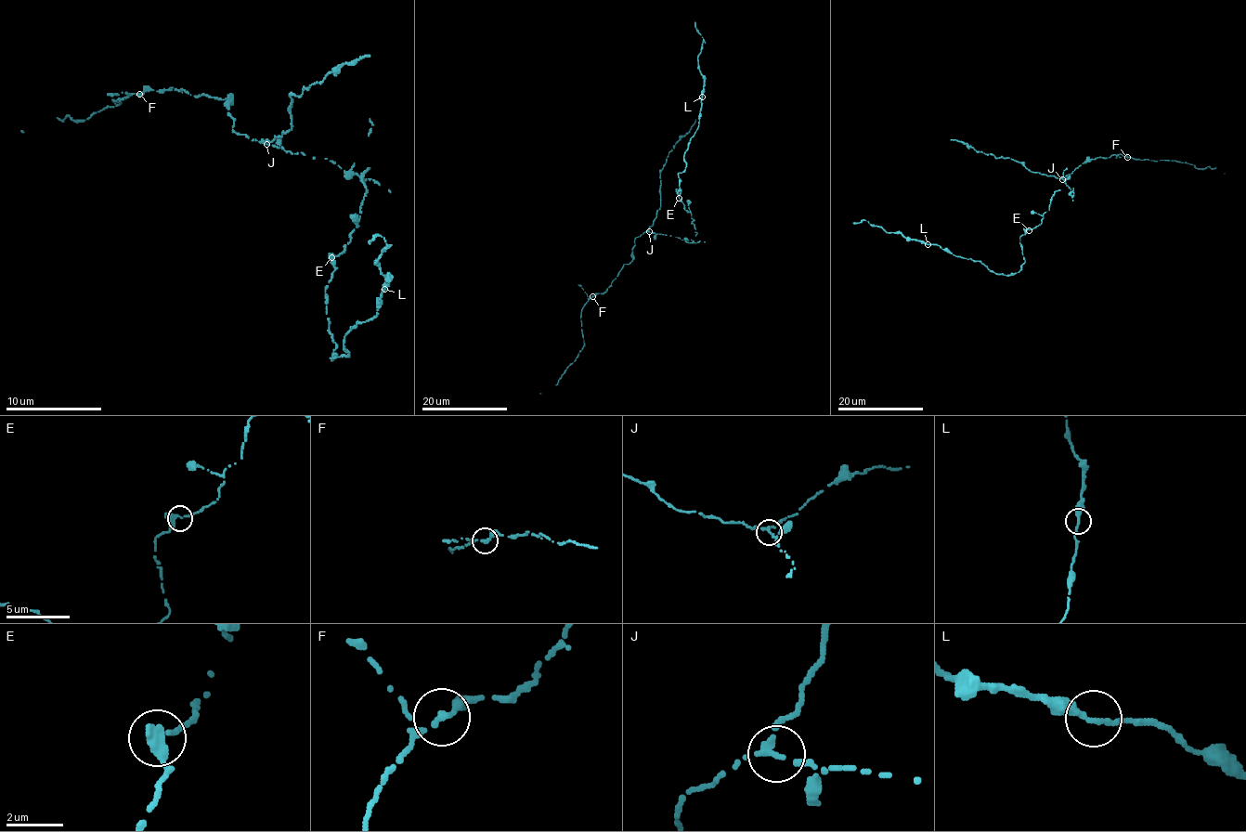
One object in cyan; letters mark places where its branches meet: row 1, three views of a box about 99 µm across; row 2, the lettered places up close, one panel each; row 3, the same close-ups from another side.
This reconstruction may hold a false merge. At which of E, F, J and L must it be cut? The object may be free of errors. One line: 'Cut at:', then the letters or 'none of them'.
Cut at: J

